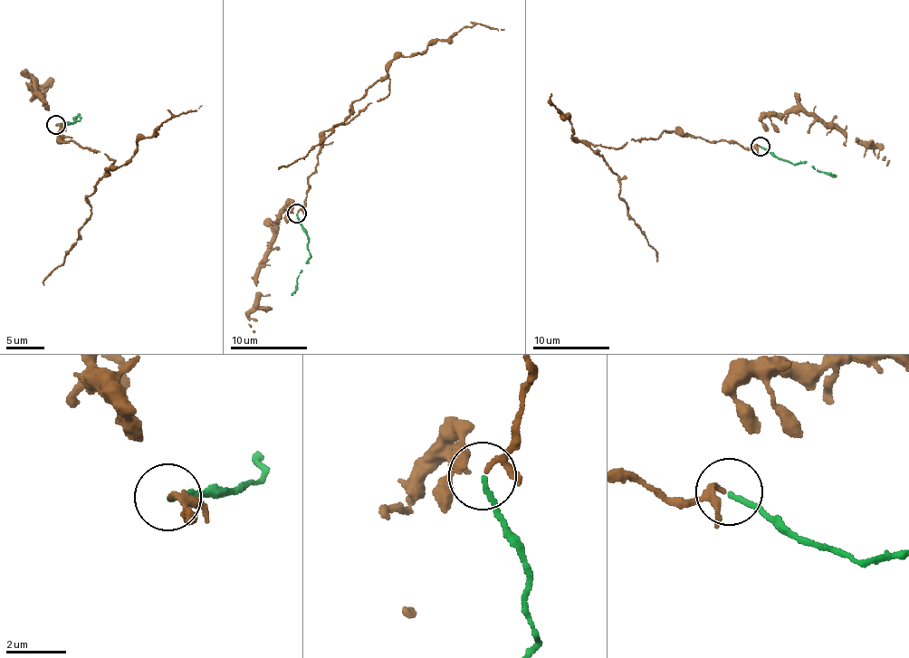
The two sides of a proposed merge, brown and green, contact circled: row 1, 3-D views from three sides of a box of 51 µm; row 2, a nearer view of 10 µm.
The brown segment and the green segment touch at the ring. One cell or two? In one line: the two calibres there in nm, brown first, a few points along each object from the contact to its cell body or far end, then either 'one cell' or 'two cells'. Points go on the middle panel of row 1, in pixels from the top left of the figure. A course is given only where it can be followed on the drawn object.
120 nm thick on the brown side, 150 nm on the other; brown runs (297, 213), (318, 165), (320, 136), (379, 101), (390, 90), (387, 72), (320, 146), (280, 169); green runs (297, 214), (307, 235), (310, 258), (296, 279), (296, 287), (291, 294); one cell

